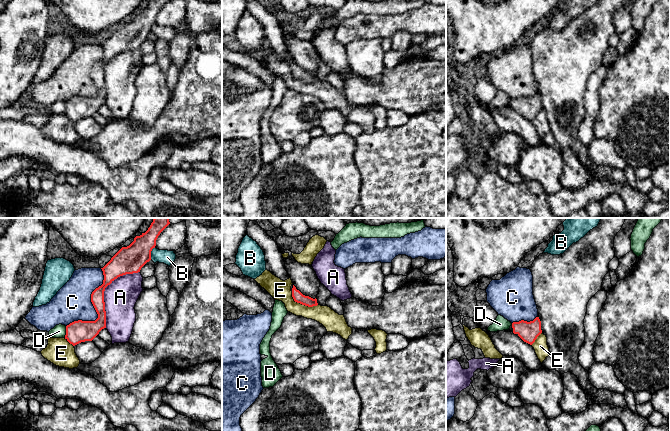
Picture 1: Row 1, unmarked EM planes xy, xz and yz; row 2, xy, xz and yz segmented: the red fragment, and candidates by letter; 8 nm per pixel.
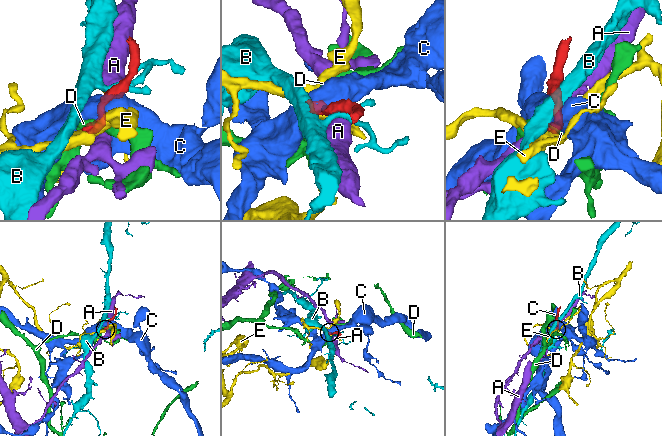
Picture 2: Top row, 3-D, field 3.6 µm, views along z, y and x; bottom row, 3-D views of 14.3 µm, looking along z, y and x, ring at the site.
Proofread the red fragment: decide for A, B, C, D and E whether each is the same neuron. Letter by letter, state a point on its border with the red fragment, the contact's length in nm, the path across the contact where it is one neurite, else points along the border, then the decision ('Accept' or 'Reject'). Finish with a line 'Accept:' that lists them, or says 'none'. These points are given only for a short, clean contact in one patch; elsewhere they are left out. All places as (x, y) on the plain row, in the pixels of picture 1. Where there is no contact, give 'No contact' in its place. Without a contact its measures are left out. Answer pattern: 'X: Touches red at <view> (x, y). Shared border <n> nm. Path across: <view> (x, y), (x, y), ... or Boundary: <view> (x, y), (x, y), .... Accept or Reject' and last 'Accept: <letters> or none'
A: Touches red at xy (104, 66). Shared border 550 nm. Reject
B: Touches red at xy (150, 29). Shared border 110 nm. Boundary: xy (155, 23), (151, 27), (150, 35). Reject
C: Touches red at xy (94, 83). Shared border 550 nm. Reject
D: Touches red at xy (66, 108). Shared border 100 nm. Boundary: xy (66, 102), (64, 113). Reject
E: Touches red at xz (301, 79). Shared border 240 nm. Boundary: xz (291, 67), (291, 72), (295, 77), (308, 82), (317, 81). Reject
Accept: none

